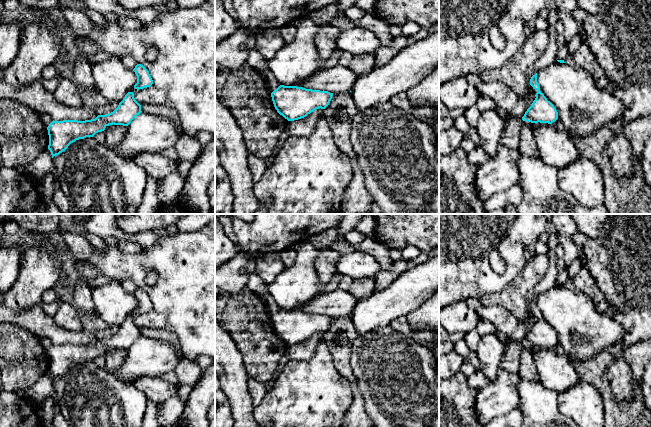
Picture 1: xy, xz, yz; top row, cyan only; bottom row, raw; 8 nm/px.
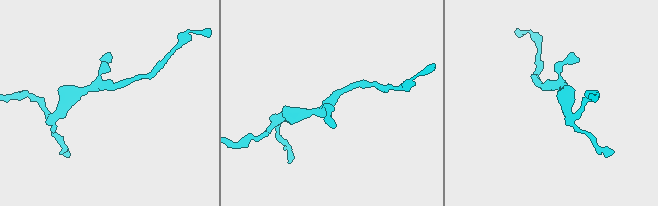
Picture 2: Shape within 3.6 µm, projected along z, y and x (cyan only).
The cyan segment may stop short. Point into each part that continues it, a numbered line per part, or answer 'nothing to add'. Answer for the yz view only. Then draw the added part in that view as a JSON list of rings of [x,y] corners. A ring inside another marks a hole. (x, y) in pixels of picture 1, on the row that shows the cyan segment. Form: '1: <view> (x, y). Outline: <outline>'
nothing to add

